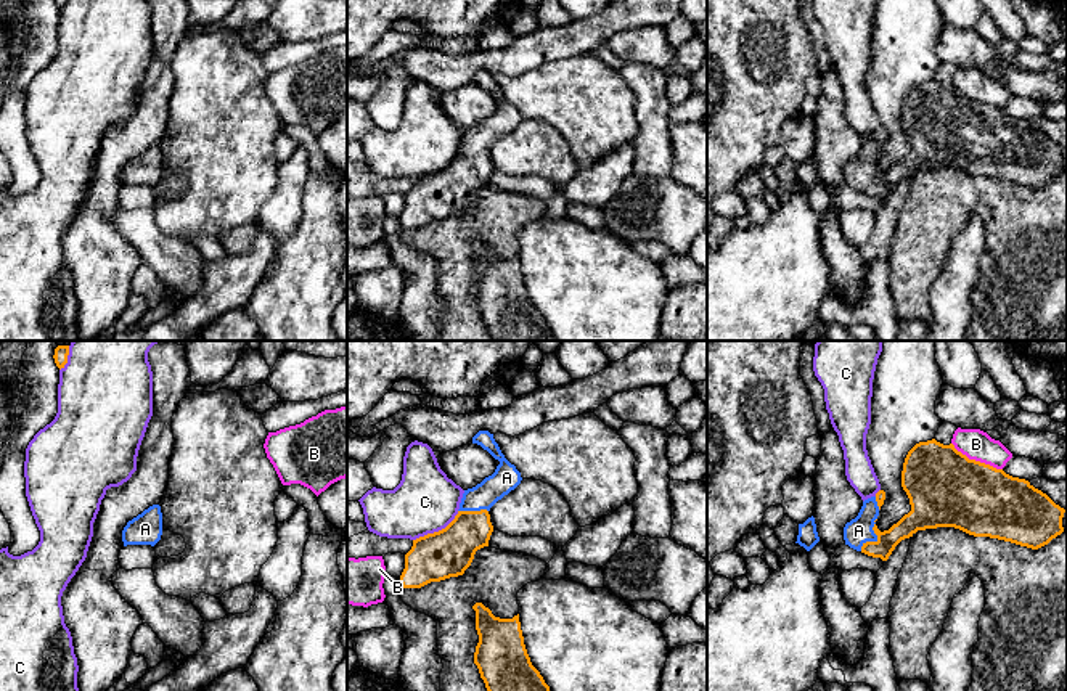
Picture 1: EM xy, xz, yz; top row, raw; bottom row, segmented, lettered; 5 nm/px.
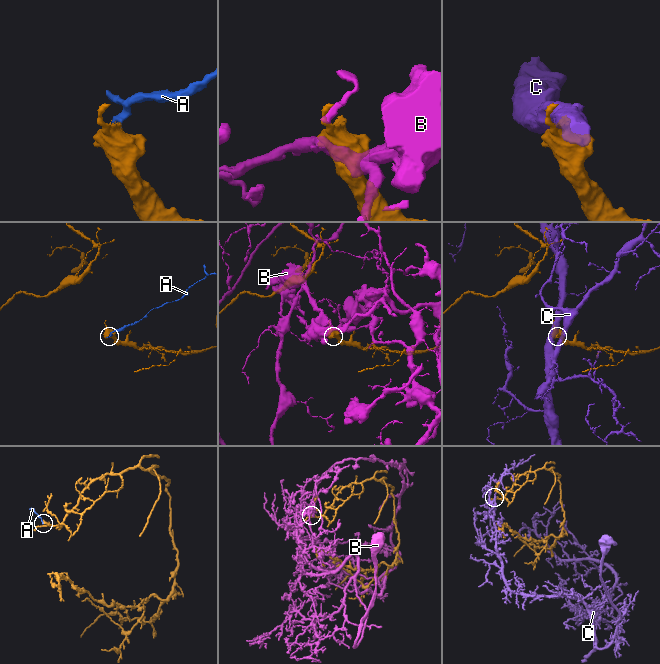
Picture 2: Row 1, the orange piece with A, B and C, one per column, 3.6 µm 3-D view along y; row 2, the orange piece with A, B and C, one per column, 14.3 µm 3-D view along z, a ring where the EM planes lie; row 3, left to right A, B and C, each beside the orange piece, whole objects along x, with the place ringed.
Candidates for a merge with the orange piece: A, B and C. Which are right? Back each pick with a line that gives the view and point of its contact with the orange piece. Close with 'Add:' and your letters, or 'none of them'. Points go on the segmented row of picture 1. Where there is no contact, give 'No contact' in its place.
A: Touches orange at yz (878, 537)
Add: A

